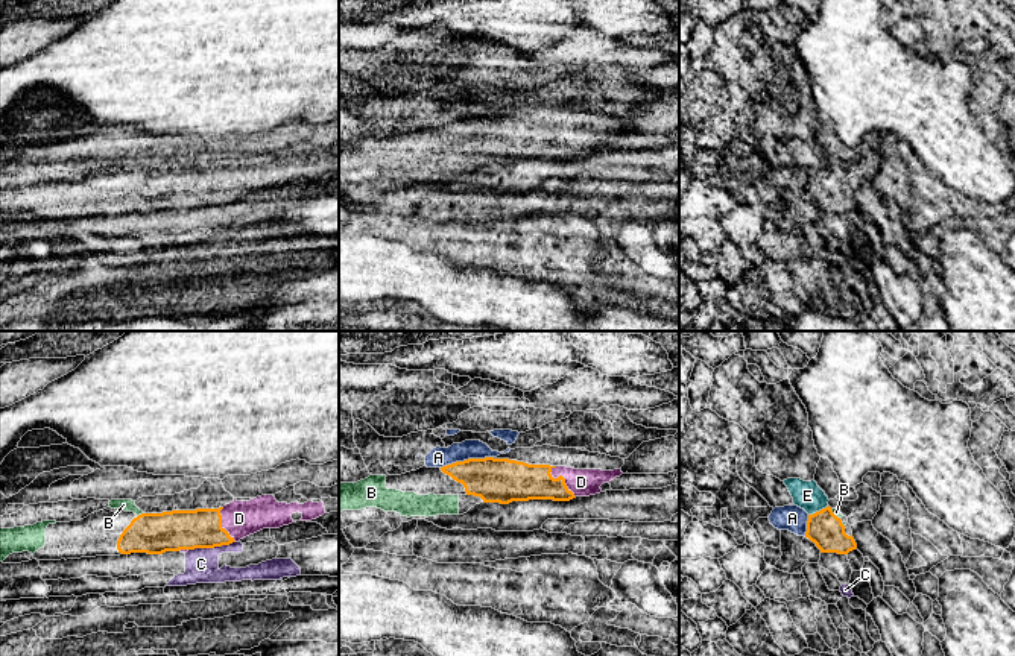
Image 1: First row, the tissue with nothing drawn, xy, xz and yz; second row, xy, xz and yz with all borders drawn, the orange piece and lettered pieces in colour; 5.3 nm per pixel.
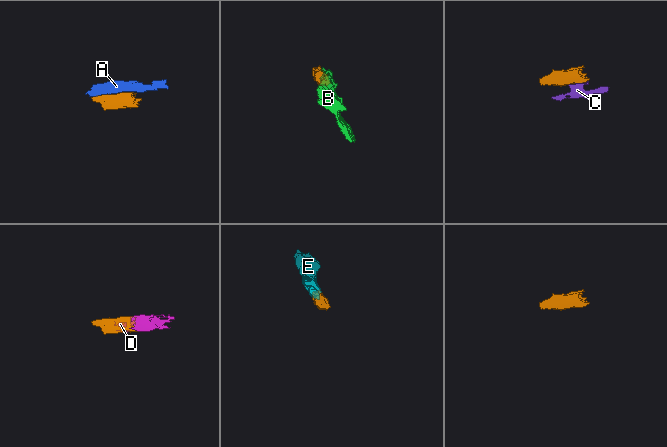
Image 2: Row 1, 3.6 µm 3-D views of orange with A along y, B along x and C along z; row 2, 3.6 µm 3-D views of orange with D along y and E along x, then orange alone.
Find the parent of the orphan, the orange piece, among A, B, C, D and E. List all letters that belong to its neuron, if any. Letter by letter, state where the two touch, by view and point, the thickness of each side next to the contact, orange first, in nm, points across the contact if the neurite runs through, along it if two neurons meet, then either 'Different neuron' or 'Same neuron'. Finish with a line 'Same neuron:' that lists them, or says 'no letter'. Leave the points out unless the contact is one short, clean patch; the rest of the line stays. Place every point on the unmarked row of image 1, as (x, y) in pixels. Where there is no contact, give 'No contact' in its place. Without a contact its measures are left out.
A: Touches orange at xz (468, 119). Thickness 240 nm (orange) against 110 nm. Different neuron
B: Touches orange at xy (142, 173). Thickness 220 nm (orange) against 60 nm. Same neuron
C: Touches orange at xy (211, 207). Thickness 220 nm (orange) against 180 nm. Boundary: xy (234, 201), (225, 205), (189, 210). Different neuron
D: Touches orange at xz (562, 137). Thickness 200 nm (orange) against 140 nm. Same neuron
E: Touches orange at yz (819, 170). Thickness 180 nm (orange) against 150 nm. Different neuron
Same neuron: B, D

